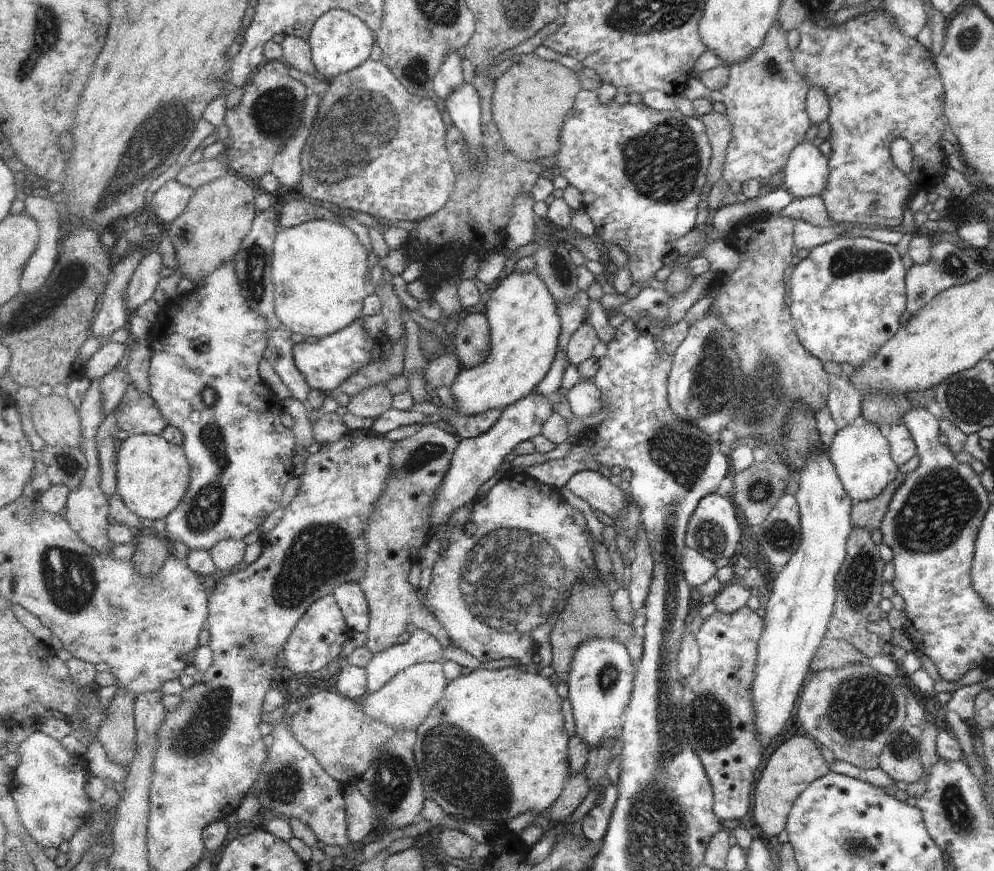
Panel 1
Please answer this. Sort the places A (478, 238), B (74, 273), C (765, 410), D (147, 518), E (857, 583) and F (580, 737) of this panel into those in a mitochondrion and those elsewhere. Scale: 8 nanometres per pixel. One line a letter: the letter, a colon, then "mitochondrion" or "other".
A: other
B: mitochondrion
C: mitochondrion
D: other
E: mitochondrion
F: other

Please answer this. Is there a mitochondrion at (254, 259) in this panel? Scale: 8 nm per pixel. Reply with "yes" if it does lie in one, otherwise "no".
yes

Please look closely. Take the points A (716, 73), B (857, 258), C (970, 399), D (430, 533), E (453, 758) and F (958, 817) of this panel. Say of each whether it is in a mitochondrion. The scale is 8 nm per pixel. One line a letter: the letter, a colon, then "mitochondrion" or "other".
A: other
B: mitochondrion
C: mitochondrion
D: other
E: mitochondrion
F: mitochondrion

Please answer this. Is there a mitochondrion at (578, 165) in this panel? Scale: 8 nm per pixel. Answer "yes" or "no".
no

